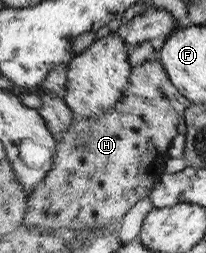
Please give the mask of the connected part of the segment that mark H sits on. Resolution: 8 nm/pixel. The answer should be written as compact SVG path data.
M160 56L134 67L127 94L110 113L97 117L81 117L76 114L68 131L56 133L59 154L56 156L54 169L29 197L24 227L80 231L104 226L119 228L132 208L152 195L155 185L161 180L164 163L168 159L166 153L172 139L178 135L178 123L188 107L190 101L171 83Z

